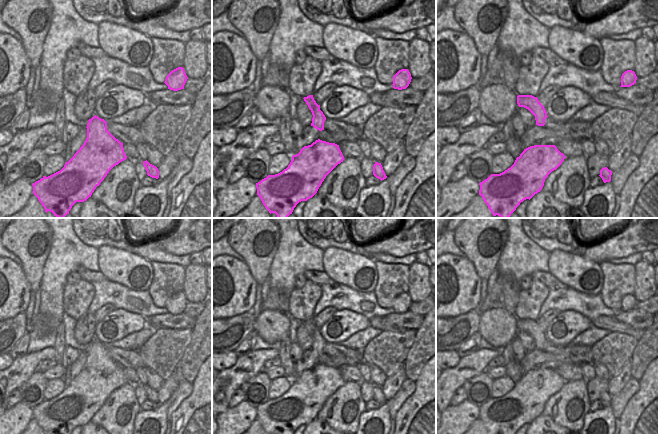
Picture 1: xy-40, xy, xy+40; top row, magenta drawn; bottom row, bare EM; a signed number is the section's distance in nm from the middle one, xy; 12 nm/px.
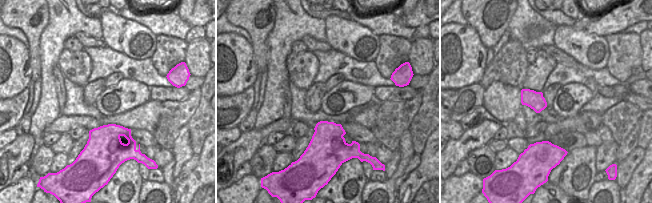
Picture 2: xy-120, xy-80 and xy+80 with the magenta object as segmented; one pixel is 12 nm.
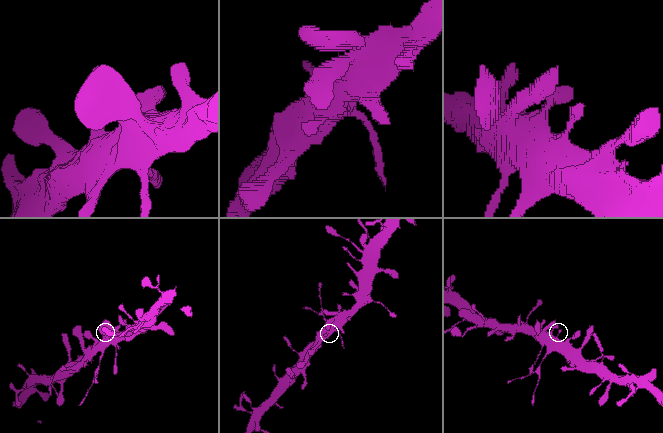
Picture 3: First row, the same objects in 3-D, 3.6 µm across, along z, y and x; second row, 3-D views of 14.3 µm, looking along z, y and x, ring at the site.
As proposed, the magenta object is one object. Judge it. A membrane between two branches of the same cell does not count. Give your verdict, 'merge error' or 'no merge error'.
no merge error

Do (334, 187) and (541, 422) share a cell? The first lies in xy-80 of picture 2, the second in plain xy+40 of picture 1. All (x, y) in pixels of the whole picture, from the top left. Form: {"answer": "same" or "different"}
{"answer": "different"}

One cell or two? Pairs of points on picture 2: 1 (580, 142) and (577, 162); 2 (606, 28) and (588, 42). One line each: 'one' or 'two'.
1: two
2: two

